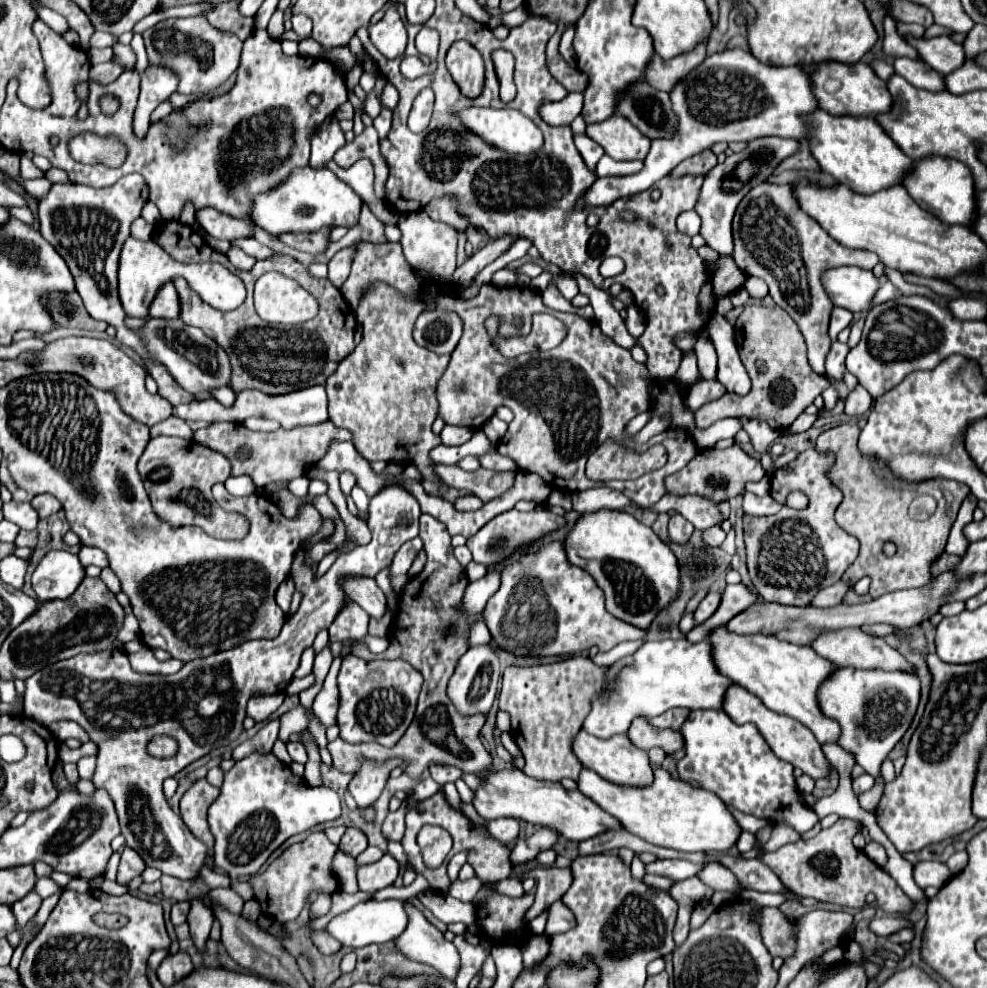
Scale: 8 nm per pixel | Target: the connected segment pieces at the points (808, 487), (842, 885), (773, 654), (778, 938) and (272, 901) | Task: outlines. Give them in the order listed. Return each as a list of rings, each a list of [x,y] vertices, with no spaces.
[[[806,450],[772,474],[770,496],[778,504],[784,504],[788,492],[802,490],[810,498],[810,506],[806,510],[782,506],[782,510],[774,516],[744,514],[746,568],[754,590],[764,602],[808,606],[810,598],[818,590],[838,582],[846,568],[856,560],[858,540],[834,522],[834,512],[842,502],[842,494],[824,474],[830,470],[832,462],[832,454]]]
[[[838,818],[834,826],[822,828],[814,838],[786,844],[776,852],[762,854],[760,860],[766,862],[782,880],[782,884],[798,896],[808,896],[818,902],[832,902],[848,908],[862,908],[866,904],[866,894],[872,892],[884,912],[910,912],[912,900],[900,890],[900,886],[862,850],[852,846],[852,838],[856,832],[860,832],[860,828],[860,820]]]
[[[726,624],[716,626],[710,632],[708,642],[712,646],[712,660],[718,666],[720,674],[756,694],[770,710],[788,714],[808,726],[820,744],[834,742],[834,738],[838,738],[840,726],[836,722],[830,722],[830,718],[822,718],[816,702],[816,690],[822,684],[822,678],[828,678],[830,670],[834,670],[834,666],[826,662],[826,658],[814,654],[814,650],[810,650],[808,646],[790,644],[778,640],[776,636],[734,634],[726,628]]]
[[[762,908],[758,914],[758,924],[762,930],[764,946],[772,956],[788,958],[794,954],[796,940],[792,938],[792,924],[786,920],[786,916],[778,908]]]
[[[312,832],[304,842],[286,848],[284,854],[266,868],[266,882],[264,882],[264,872],[260,876],[254,876],[252,880],[252,886],[256,890],[254,892],[256,900],[262,904],[260,906],[262,912],[272,920],[290,922],[302,912],[312,892],[322,892],[332,896],[338,890],[338,876],[332,866],[334,854],[336,854],[336,846],[326,838],[324,832]]]

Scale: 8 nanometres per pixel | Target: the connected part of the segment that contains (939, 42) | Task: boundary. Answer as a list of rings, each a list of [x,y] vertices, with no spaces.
[[[910,34],[902,36],[930,68],[942,76],[956,70],[966,60],[962,44],[956,44],[950,36],[941,35],[934,38],[914,38]]]

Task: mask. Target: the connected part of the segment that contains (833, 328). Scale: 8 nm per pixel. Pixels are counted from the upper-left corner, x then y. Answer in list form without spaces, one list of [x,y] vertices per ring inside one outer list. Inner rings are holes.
[[[834,308],[834,310],[832,310],[832,314],[830,314],[830,328],[828,328],[830,338],[832,338],[832,340],[836,340],[838,332],[840,332],[840,330],[844,330],[846,326],[850,326],[852,318],[854,318],[854,316],[850,314],[850,310]]]

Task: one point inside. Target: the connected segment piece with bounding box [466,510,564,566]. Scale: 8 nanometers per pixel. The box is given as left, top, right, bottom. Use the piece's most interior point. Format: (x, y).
(501, 536)

